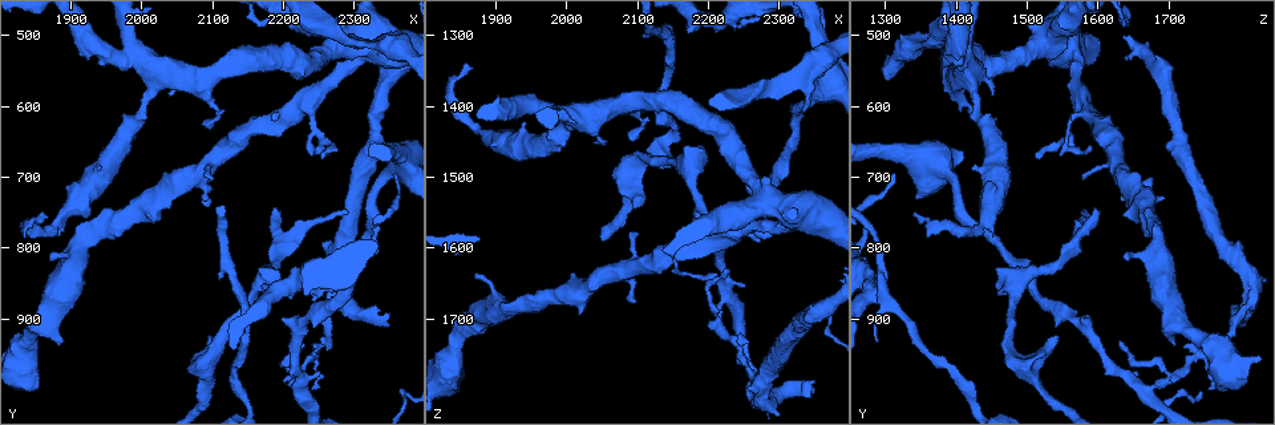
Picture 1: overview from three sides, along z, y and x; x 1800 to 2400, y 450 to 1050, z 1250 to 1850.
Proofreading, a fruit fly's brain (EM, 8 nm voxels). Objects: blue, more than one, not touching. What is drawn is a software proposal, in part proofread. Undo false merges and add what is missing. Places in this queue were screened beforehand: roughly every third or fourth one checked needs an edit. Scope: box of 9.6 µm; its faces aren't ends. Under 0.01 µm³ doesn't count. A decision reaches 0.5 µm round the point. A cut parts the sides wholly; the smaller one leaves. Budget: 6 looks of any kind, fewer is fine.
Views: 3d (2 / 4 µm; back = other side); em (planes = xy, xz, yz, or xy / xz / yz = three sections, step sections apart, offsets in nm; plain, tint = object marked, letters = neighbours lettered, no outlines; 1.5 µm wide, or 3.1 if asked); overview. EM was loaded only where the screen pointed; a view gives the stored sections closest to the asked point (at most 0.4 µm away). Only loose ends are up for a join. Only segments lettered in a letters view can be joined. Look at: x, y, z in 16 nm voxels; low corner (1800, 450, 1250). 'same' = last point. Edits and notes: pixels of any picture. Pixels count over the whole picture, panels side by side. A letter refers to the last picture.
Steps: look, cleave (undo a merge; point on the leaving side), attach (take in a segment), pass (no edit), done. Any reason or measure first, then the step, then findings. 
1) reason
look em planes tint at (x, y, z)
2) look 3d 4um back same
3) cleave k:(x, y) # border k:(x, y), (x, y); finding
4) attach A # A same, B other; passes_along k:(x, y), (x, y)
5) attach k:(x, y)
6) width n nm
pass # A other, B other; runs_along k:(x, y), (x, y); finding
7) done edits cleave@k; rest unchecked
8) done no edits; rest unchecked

branch stops here
look em xy step 8 letters at (2195, 750, 1605)

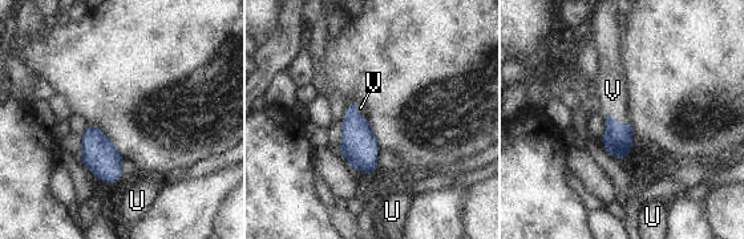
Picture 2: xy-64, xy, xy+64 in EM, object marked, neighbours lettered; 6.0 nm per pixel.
look em xz step 4 letters same

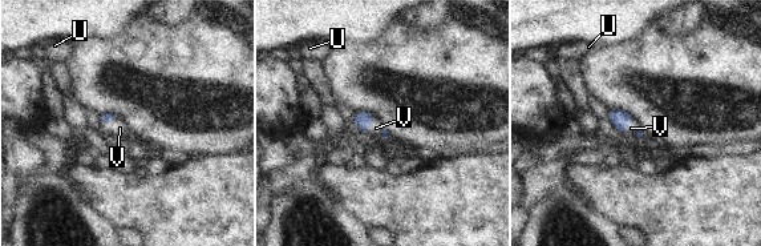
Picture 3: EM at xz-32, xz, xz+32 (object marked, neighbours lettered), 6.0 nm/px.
attach 3:(120, 128) # U other, V same; passes_along 3:(105, 119), (109, 122), (120, 128); the neuron continues

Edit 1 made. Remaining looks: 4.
look overview

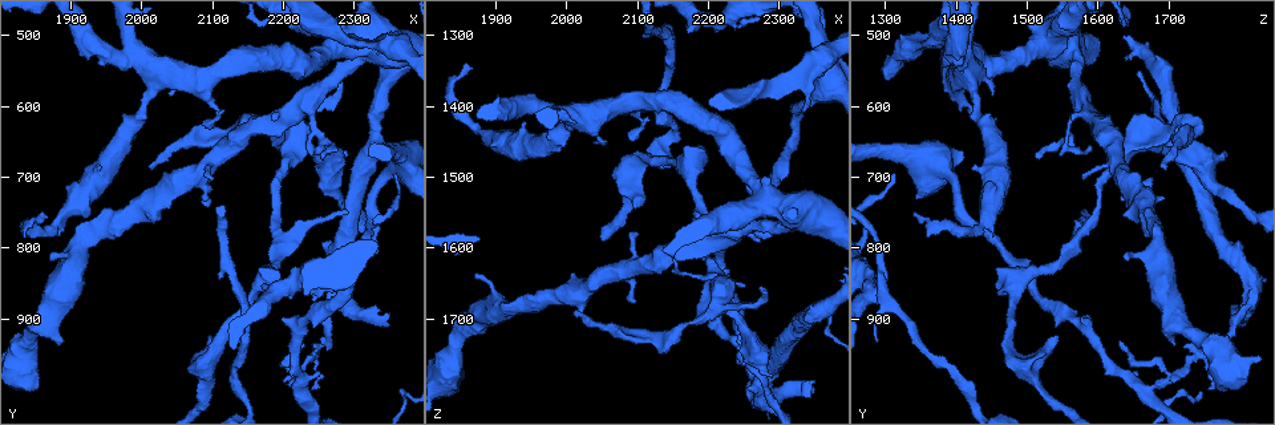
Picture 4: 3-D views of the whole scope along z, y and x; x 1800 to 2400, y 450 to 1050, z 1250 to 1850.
thin end
look em planes letters at (2275, 550, 1660)

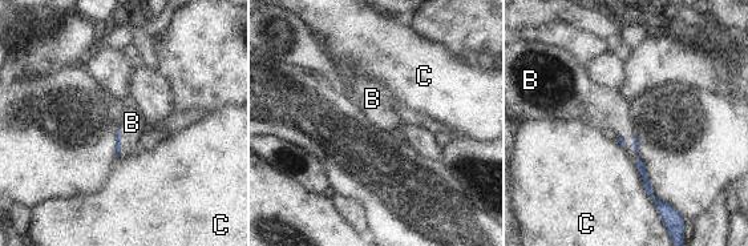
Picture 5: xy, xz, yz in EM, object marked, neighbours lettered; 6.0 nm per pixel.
attach 5:(132, 122) # B same, C other; passes_along 5:(118, 133), (120, 141), (132, 122); it goes on there

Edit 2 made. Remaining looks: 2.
done edits attach@3, attach@5; rest unchecked

